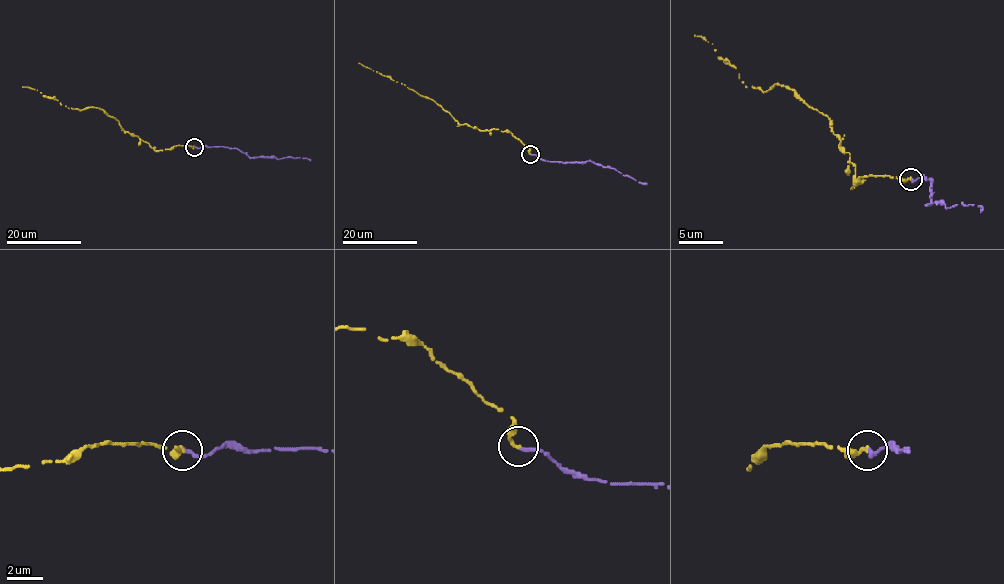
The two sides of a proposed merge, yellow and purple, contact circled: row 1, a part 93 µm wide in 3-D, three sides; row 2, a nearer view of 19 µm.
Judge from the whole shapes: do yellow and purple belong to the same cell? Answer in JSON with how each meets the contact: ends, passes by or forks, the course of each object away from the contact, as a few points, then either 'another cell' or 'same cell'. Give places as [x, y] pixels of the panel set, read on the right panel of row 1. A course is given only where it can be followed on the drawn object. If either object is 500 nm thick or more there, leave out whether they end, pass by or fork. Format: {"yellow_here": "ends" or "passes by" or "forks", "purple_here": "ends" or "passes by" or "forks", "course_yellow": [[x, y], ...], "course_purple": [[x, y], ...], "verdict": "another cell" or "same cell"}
{"yellow_here": "ends", "purple_here": "ends", "course_yellow": [[911, 178], [860, 176], [851, 187], [856, 167], [827, 116], [785, 85], [747, 88], [736, 68], [694, 34]], "course_purple": [[911, 178], [933, 181], [931, 203], [927, 205], [942, 203], [947, 207], [962, 203], [980, 205], [982, 212]], "verdict": "same cell"}

